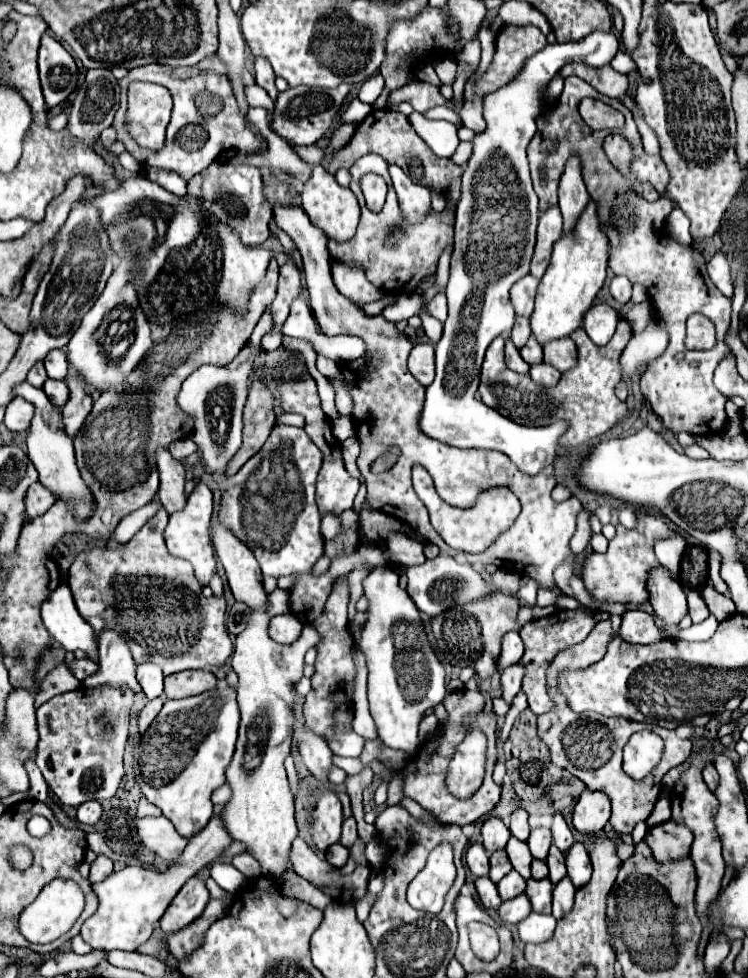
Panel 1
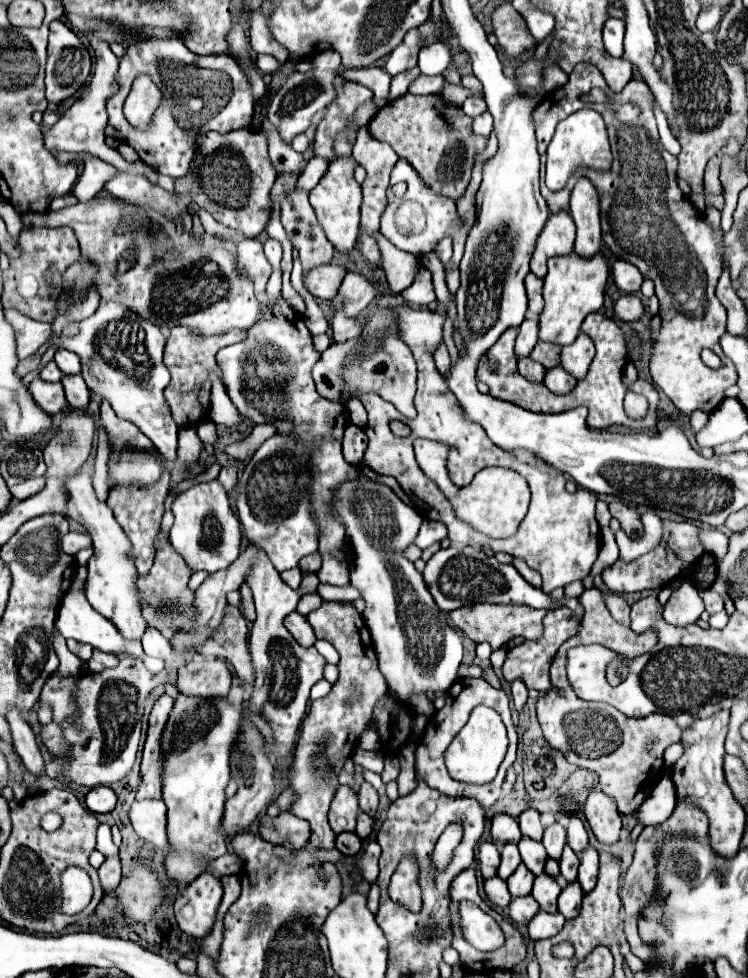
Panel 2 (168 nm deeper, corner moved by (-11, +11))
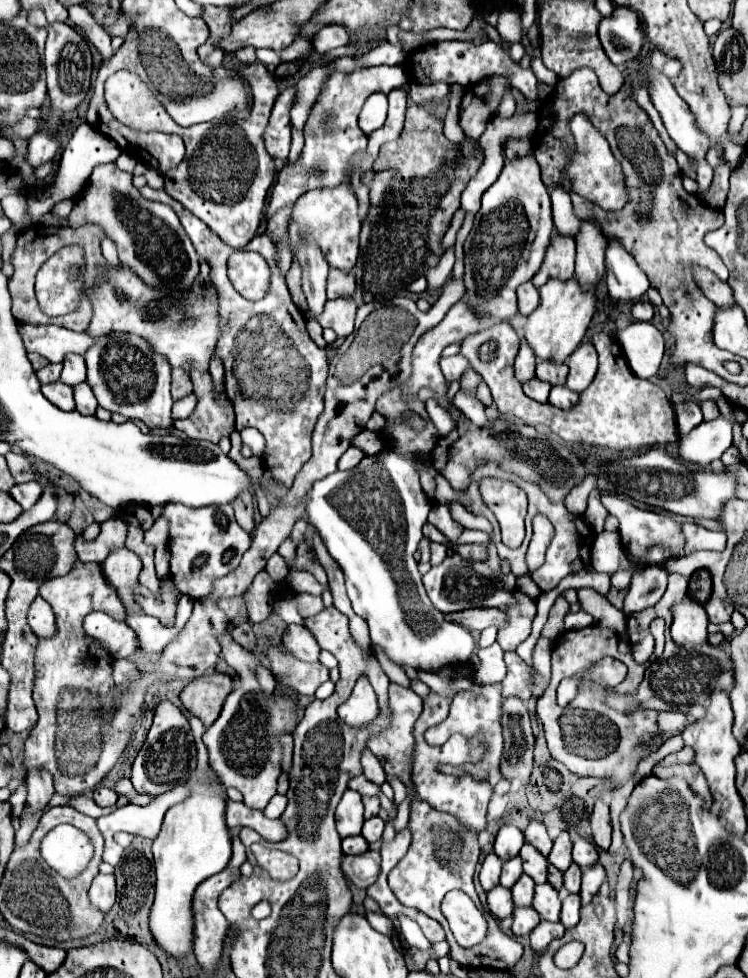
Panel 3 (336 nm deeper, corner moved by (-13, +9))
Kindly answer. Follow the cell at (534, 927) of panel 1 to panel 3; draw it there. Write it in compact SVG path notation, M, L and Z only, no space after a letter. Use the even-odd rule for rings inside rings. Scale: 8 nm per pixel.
M541 920L541 924L531 932L531 948L533 952L541 954L555 938L561 938L565 932L563 924L561 922L547 922L547 920Z

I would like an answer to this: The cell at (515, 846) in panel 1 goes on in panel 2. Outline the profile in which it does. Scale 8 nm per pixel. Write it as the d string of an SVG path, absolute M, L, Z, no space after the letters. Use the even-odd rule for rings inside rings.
M523 836L519 840L519 852L523 858L523 864L533 872L533 874L541 874L545 868L545 860L547 860L547 852L543 848L543 844L539 840L533 840L529 836Z

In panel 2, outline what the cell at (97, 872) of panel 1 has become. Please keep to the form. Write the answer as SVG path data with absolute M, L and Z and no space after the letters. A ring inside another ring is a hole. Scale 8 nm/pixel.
M107 856L105 862L99 868L99 880L103 886L103 892L111 892L117 888L121 880L121 860L119 856Z

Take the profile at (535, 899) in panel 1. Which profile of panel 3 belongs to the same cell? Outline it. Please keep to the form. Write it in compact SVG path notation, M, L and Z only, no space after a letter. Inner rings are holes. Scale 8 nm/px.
M545 882L535 886L535 898L533 898L533 908L539 912L543 920L549 922L559 922L559 912L561 912L561 900L557 896L557 890Z

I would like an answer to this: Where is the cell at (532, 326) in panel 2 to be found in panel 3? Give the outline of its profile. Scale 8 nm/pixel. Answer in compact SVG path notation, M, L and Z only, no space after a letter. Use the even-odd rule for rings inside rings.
M525 340L521 342L521 350L519 350L517 360L515 360L515 378L521 384L535 378L535 356L531 354L531 348L527 346Z

